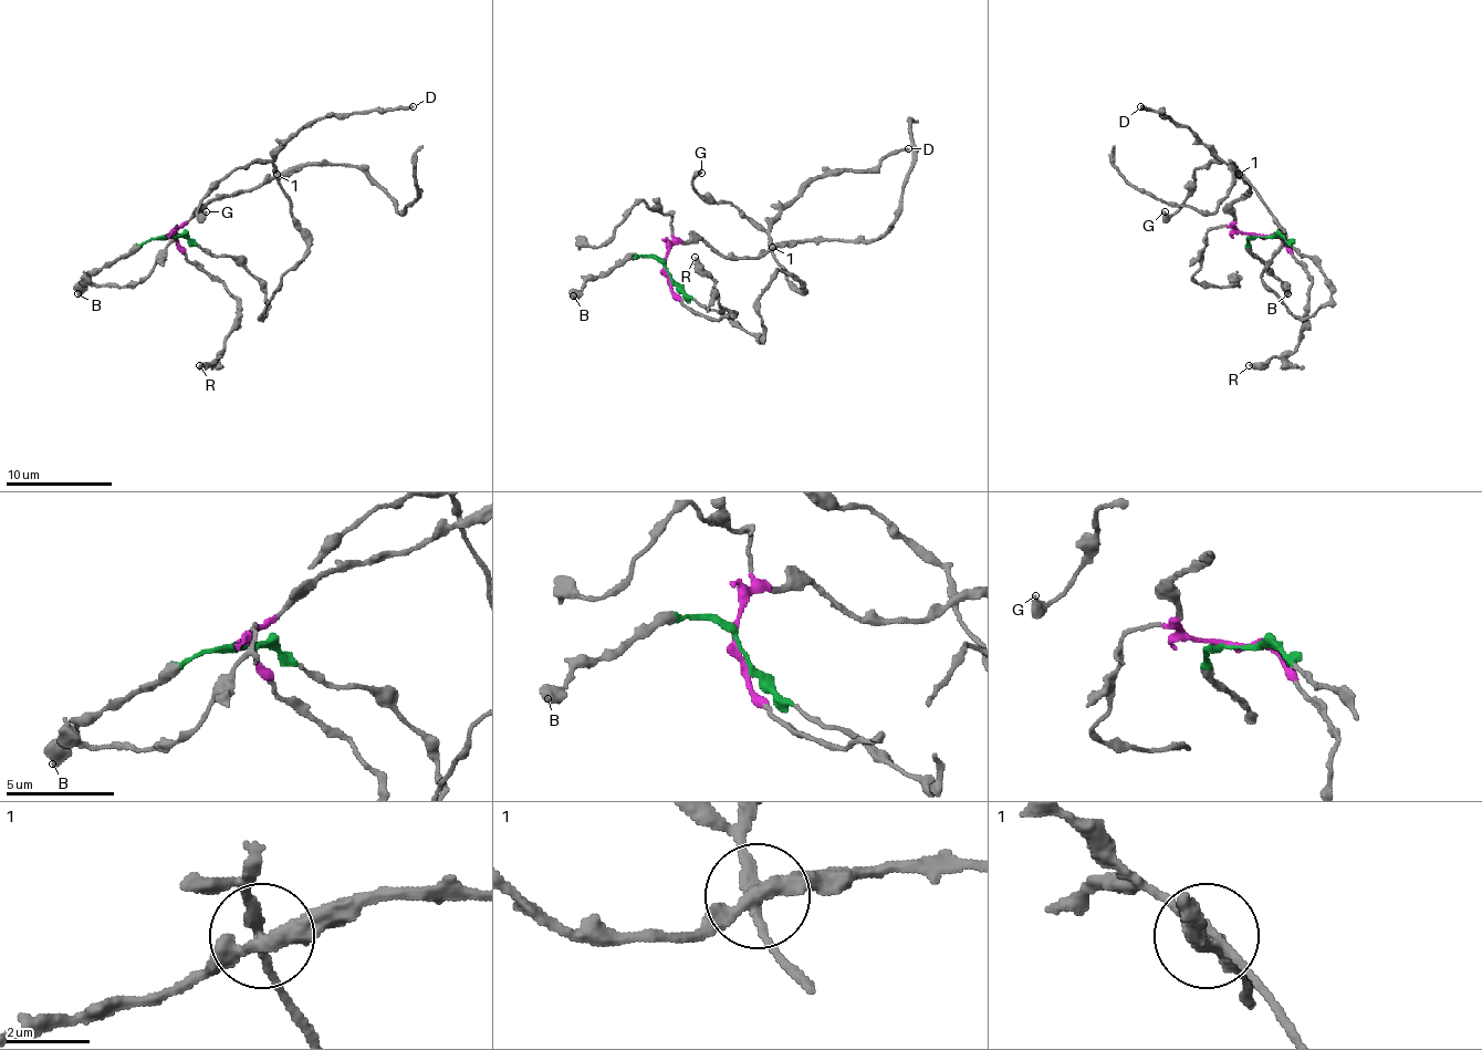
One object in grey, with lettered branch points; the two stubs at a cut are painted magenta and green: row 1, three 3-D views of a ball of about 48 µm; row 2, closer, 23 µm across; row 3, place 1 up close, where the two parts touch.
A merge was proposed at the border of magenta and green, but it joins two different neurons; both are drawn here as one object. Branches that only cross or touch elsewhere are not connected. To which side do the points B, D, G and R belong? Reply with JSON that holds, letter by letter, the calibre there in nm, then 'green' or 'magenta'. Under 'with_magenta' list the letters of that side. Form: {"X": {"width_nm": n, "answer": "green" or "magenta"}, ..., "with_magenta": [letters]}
{"B": {"width_nm": 600, "answer": "green"}, "D": {"width_nm": 200, "answer": "green"}, "G": {"width_nm": 400, "answer": "green"}, "R": {"width_nm": 400, "answer": "magenta"}, "with_magenta": ["R"]}

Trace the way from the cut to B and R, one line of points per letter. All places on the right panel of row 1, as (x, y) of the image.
B: (1262, 236), (1249, 238), (1249, 247), (1289, 294)
R: (1262, 236), (1277, 236), (1312, 281), (1307, 329), (1296, 344), (1249, 366)

